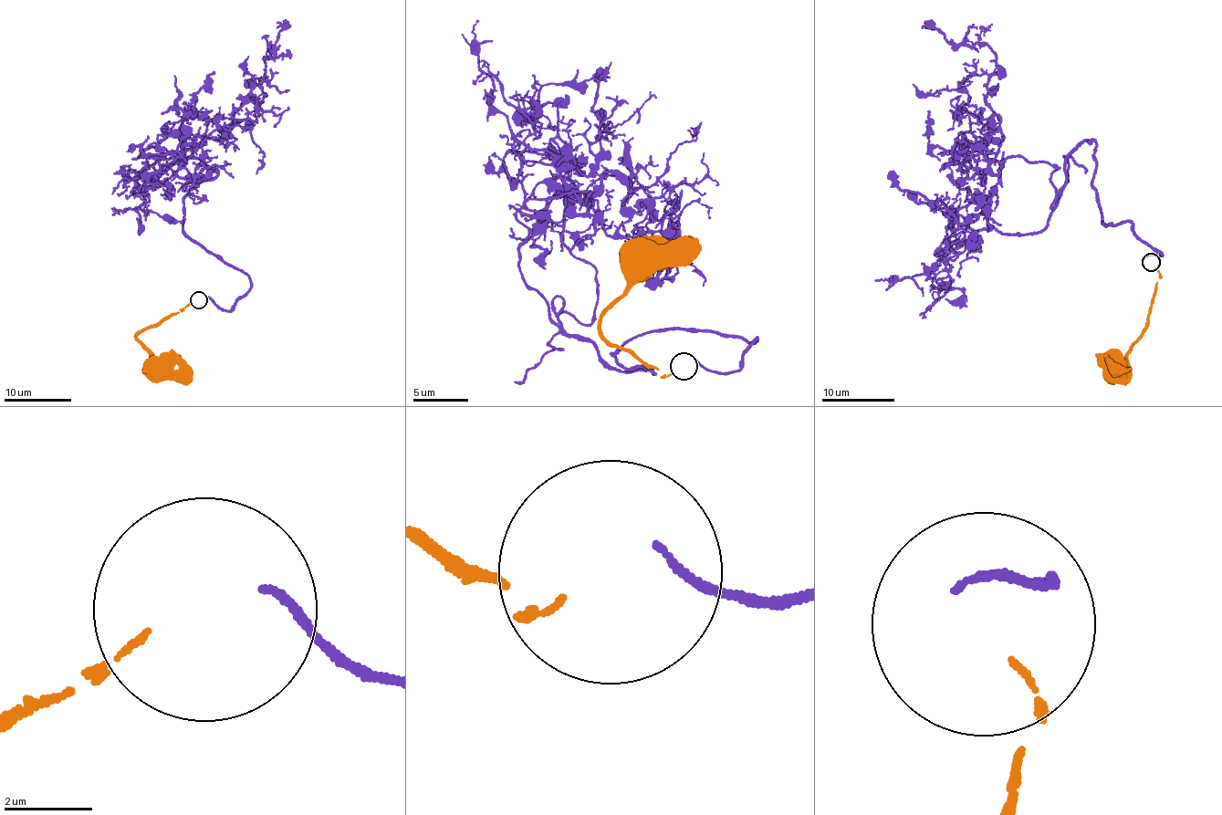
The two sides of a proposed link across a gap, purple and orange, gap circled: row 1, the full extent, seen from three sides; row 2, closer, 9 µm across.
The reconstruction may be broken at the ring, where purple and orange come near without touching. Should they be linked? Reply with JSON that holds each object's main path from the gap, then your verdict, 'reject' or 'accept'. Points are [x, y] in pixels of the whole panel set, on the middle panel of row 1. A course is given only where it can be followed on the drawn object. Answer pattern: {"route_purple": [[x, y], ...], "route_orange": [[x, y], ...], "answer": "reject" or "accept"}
{"route_purple": [[695, 360], [755, 338], [611, 356], [652, 373], [559, 319], [595, 224], [678, 248], [671, 284], [682, 190]], "route_orange": [[673, 372], [663, 376], [620, 351], [601, 330], [601, 316], [623, 291], [629, 278], [622, 266], [632, 253]], "answer": "accept"}

